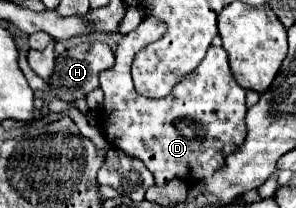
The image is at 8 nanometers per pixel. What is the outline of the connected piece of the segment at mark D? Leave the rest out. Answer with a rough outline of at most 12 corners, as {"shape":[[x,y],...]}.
{"shape":[[146,16],[100,74],[100,126],[158,186],[196,184],[244,142],[246,90],[224,48],[166,98],[138,96]]}

